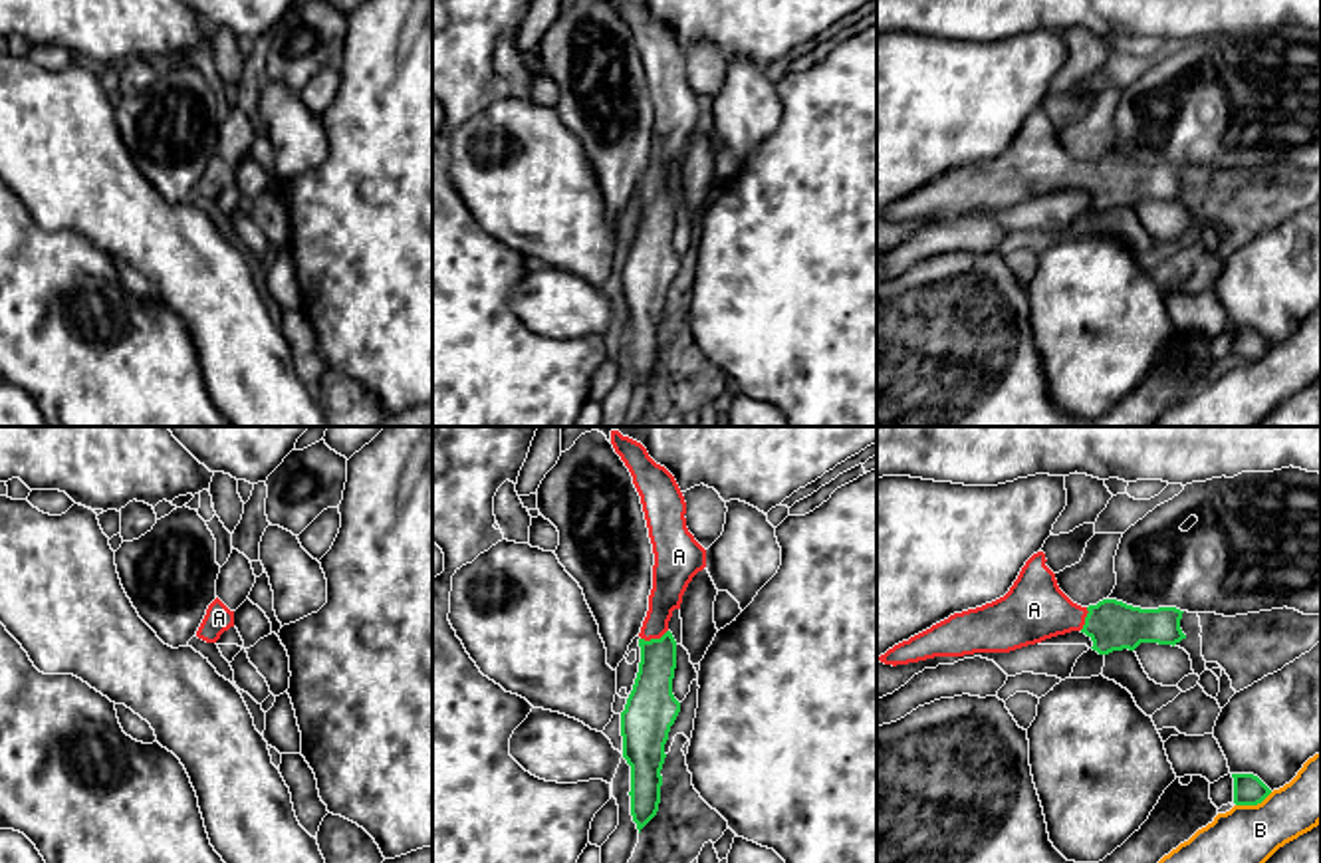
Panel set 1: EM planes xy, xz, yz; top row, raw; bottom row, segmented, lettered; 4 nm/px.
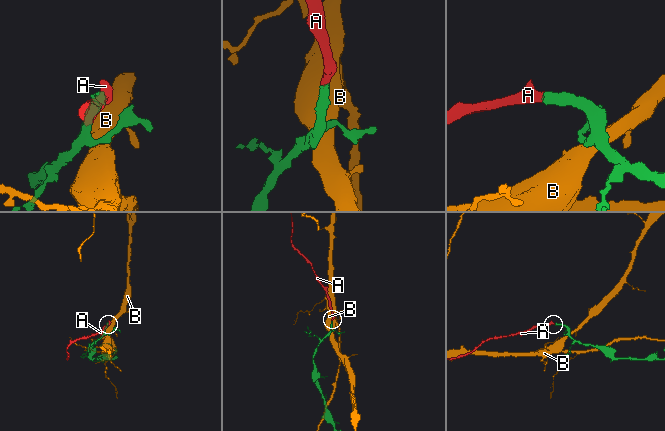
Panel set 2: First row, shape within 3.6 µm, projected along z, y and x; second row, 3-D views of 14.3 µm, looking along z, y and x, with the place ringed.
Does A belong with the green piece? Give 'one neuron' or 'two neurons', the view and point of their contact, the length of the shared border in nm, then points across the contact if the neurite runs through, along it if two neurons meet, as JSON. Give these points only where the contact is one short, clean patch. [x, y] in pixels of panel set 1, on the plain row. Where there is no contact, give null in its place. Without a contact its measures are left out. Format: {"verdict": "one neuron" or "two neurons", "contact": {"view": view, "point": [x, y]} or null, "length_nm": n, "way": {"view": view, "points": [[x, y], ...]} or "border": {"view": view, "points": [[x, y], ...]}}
{"verdict": "one neuron", "contact": {"view": "xz", "point": [653, 195]}, "length_nm": 120, "way": {"view": "xz", "points": [[651, 256], [653, 195], [669, 135]]}}

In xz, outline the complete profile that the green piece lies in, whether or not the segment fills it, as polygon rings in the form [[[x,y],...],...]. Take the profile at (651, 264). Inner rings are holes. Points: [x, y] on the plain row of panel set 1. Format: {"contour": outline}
{"contour": [[[613,0],[641,52],[653,99],[653,145],[639,188],[641,218],[621,268],[623,313],[631,321],[631,371],[641,385],[660,359],[664,300],[680,258],[672,250],[676,196],[668,186],[692,133],[706,123],[706,105],[686,83],[686,58],[674,32],[643,0]]]}

